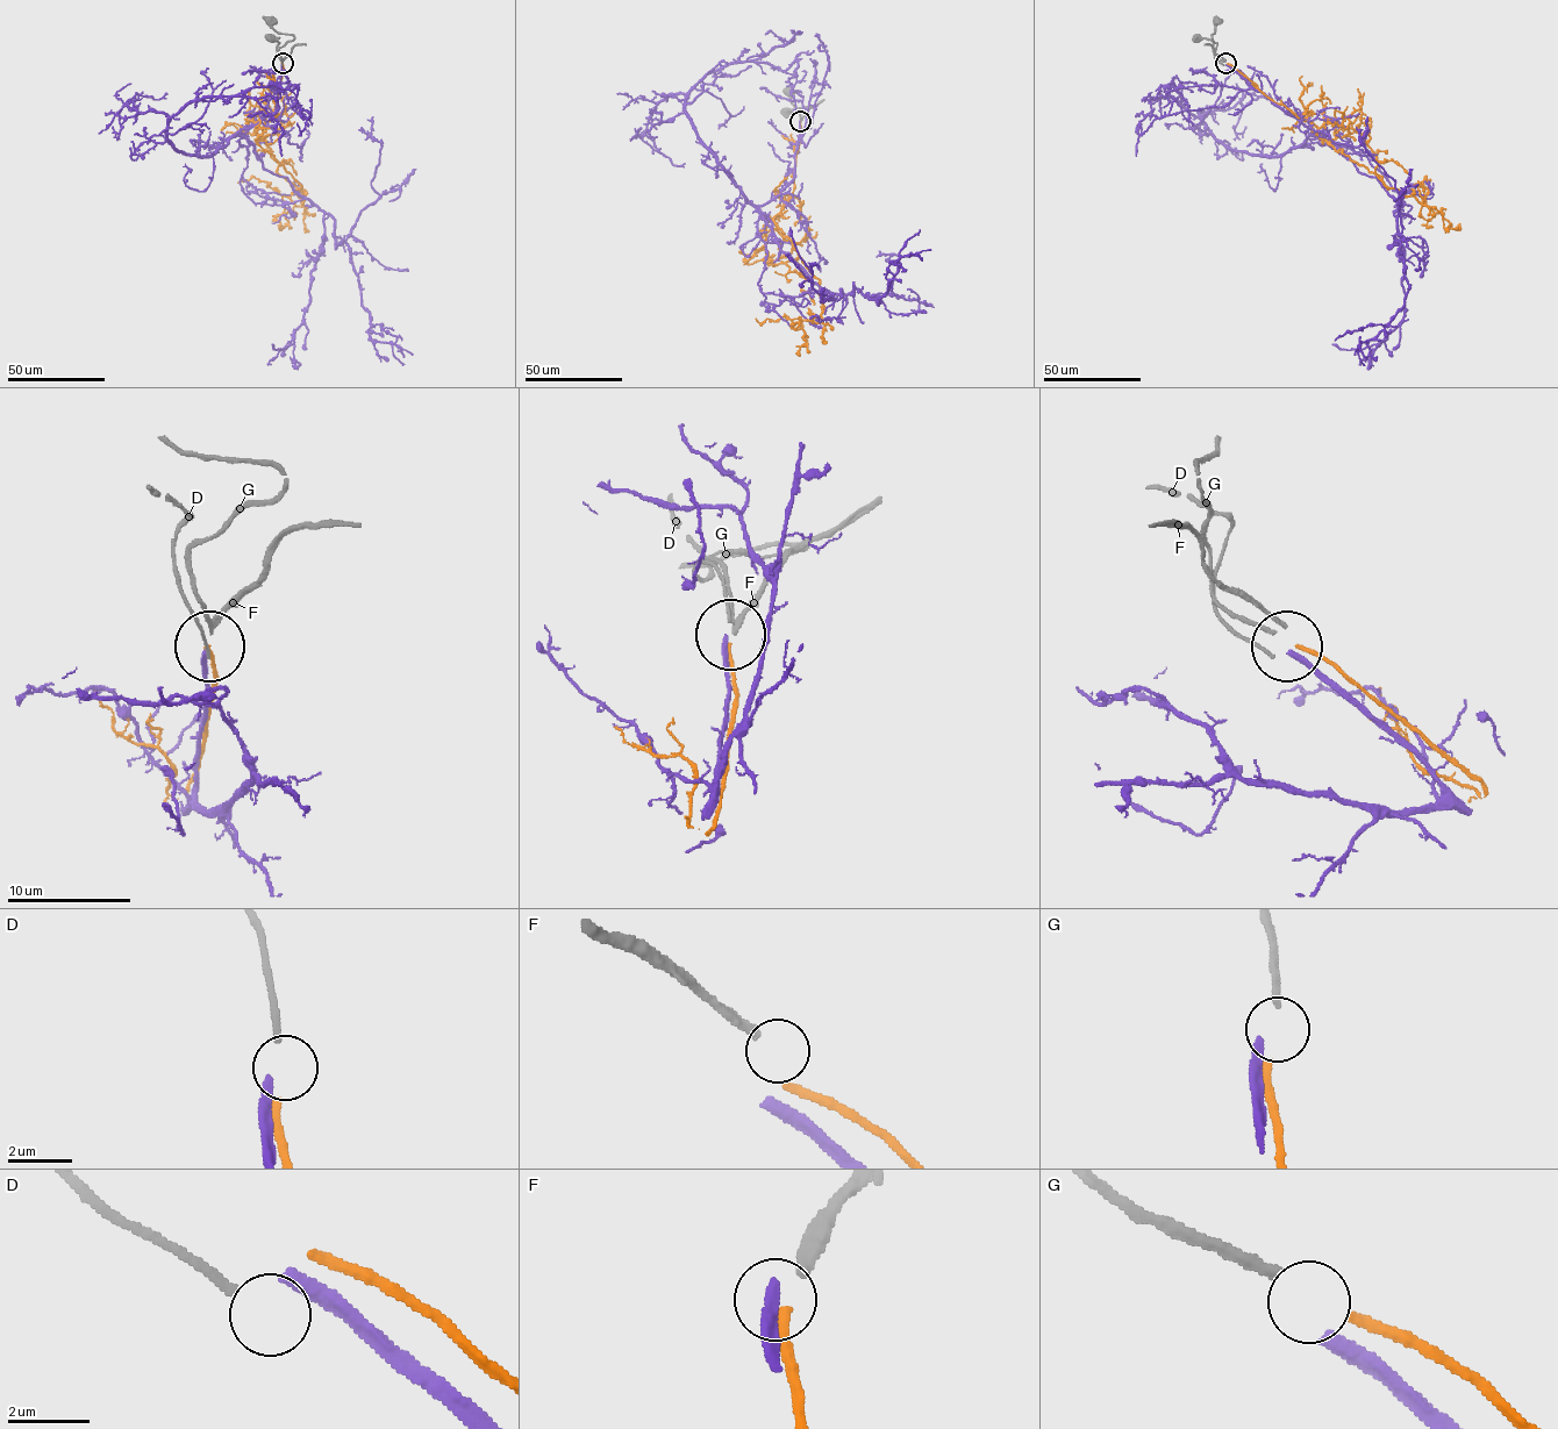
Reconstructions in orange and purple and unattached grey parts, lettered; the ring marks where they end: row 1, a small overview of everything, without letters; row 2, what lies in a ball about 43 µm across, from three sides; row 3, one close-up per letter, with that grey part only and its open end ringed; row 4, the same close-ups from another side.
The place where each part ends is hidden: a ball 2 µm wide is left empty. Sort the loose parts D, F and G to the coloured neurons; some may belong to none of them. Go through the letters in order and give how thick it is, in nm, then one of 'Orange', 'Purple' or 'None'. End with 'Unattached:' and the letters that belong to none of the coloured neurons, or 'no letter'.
D: Thickness 240 nm. None
F: Thickness 320 nm. None
G: Thickness 240 nm. Orange
Unattached: D, F

